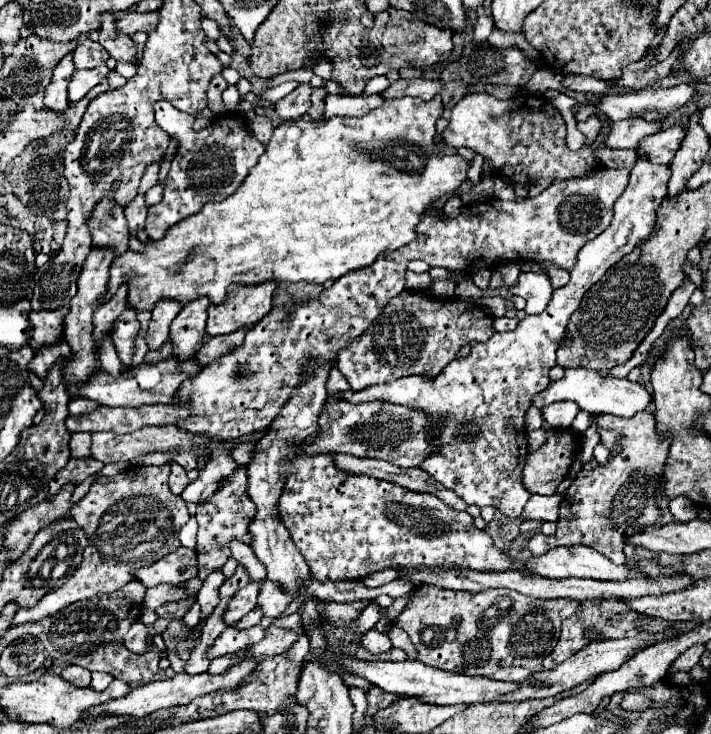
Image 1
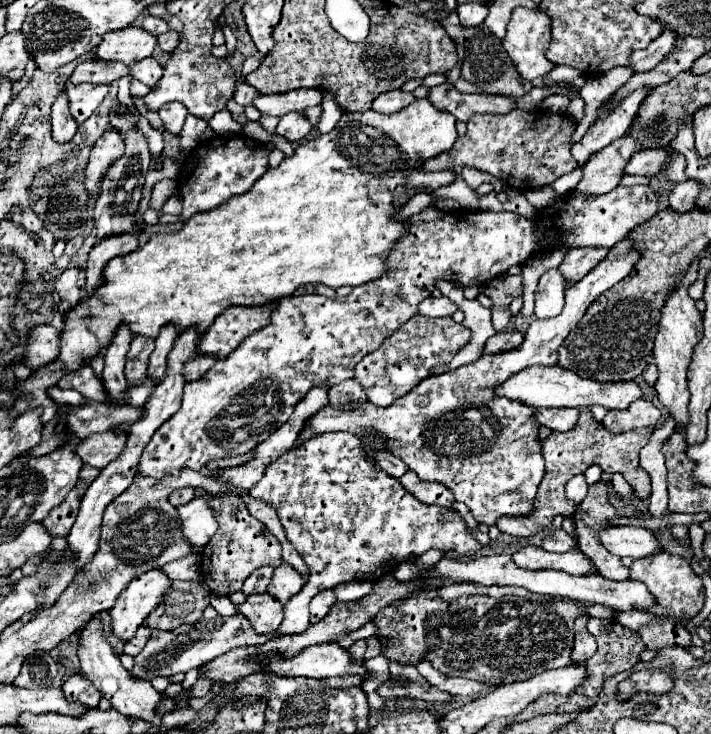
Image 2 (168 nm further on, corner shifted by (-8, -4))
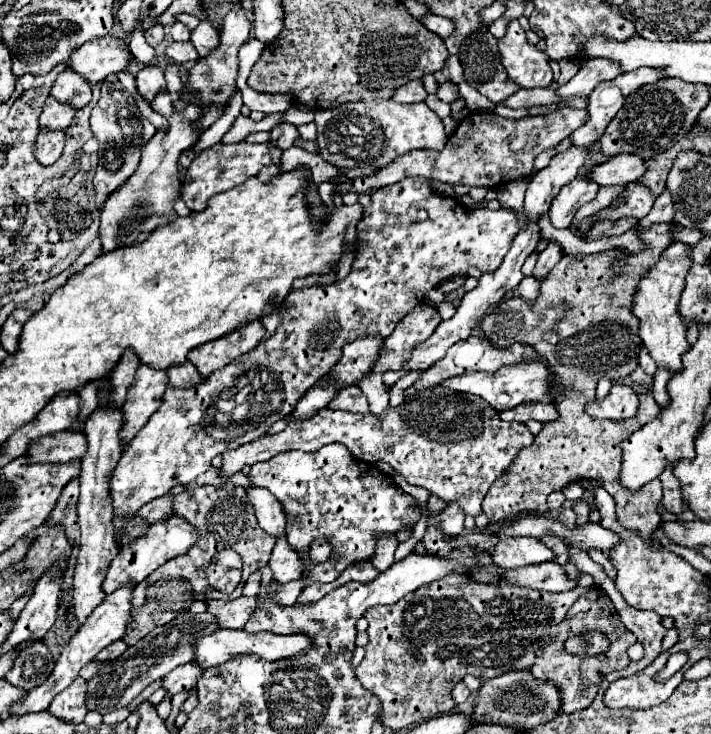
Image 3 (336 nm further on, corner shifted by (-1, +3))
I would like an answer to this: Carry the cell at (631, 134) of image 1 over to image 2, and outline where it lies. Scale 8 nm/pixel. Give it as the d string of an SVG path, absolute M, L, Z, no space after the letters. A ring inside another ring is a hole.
M623 136L593 154L583 166L583 178L577 184L575 192L601 196L617 188L627 160L639 150L639 144L631 136Z

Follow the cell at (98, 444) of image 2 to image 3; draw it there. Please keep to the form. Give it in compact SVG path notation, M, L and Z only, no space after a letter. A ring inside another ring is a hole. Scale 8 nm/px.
M68 431L68 433L54 433L48 437L40 437L40 441L34 441L32 449L28 449L28 455L30 461L66 463L84 457L86 449L88 441L84 431Z

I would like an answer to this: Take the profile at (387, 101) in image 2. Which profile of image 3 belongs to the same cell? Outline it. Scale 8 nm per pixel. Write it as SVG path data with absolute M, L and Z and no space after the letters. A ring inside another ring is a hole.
M418 79L418 81L410 81L410 83L402 85L402 87L398 87L398 89L394 91L392 99L398 101L398 103L418 103L418 101L424 101L426 95L428 95L428 93L424 91L422 81Z

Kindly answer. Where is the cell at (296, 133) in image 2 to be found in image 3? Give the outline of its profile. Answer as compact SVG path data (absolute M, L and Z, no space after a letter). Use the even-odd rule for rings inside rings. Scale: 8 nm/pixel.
M280 123L280 125L276 125L276 127L270 131L270 141L272 141L276 147L280 147L280 149L292 147L294 141L296 141L296 137L298 137L298 129L296 129L296 125L292 125L292 123Z

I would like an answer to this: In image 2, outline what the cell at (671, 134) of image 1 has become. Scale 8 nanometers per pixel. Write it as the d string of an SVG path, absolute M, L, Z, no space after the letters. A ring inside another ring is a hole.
M653 148L653 150L639 150L631 156L631 160L627 162L627 166L623 168L623 174L631 174L631 176L655 176L657 172L663 170L663 166L667 164L667 152Z

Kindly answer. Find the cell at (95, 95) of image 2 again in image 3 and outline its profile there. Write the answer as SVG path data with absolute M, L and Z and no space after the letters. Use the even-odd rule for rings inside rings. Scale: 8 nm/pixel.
M50 95L46 99L44 111L40 115L40 129L58 129L58 131L64 131L72 123L72 119L74 119L74 115L78 111L80 111L78 107L74 107L70 103L64 105L62 101L58 101L58 99L54 99Z

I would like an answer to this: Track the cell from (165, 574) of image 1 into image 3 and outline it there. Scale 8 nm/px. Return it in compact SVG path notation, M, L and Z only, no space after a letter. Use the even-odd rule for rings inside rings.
M136 583L122 585L120 589L112 591L112 593L92 611L92 615L86 619L86 623L78 629L78 633L70 639L70 643L68 643L68 645L64 647L64 651L60 653L52 675L50 675L42 685L38 685L36 689L32 689L24 701L18 701L16 705L12 705L12 715L24 715L24 713L36 713L36 711L48 709L52 697L54 697L56 693L64 691L64 689L78 677L78 671L80 671L88 661L92 661L92 659L94 659L104 647L108 647L112 641L124 637L126 627L128 627L128 623L132 621L132 597L134 597L134 589L136 589Z

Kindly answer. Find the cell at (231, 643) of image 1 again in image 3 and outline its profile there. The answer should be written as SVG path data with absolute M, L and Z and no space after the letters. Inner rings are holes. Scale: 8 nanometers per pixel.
M340 443L326 445L316 453L280 453L252 465L248 479L252 485L266 487L282 503L288 543L304 563L304 585L334 581L348 565L372 557L378 533L394 535L400 527L420 521L420 509L412 495L396 487L392 477L376 465L356 461ZM322 537L328 541L332 553L326 561L314 563L310 559L310 545Z

